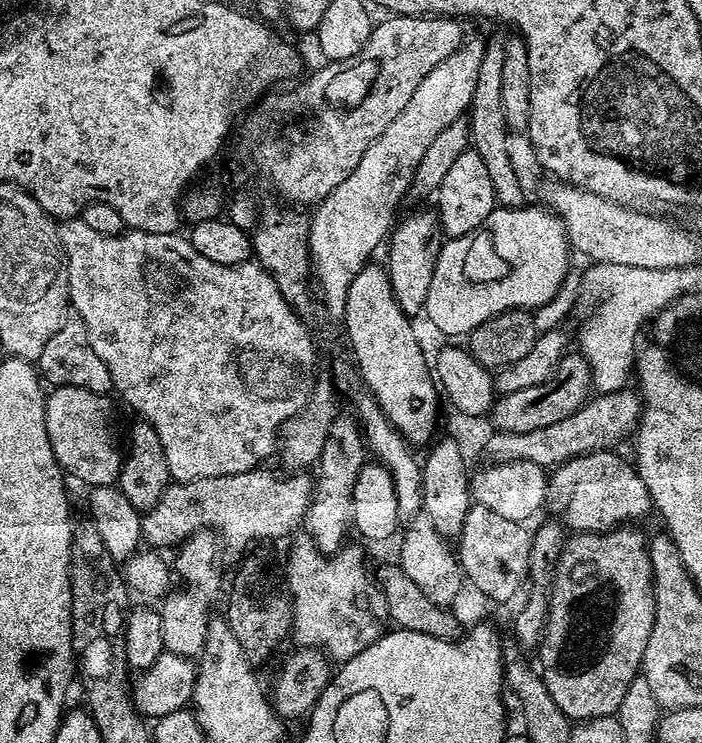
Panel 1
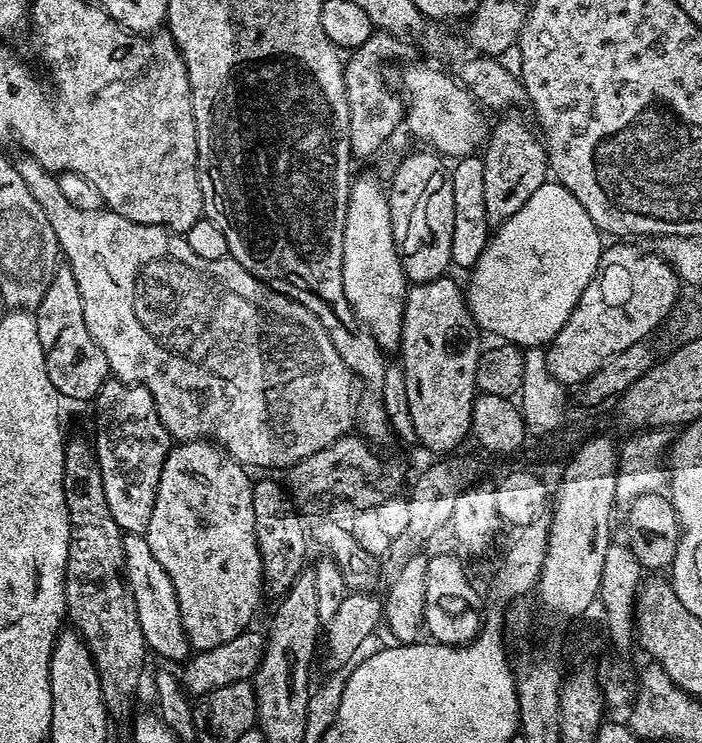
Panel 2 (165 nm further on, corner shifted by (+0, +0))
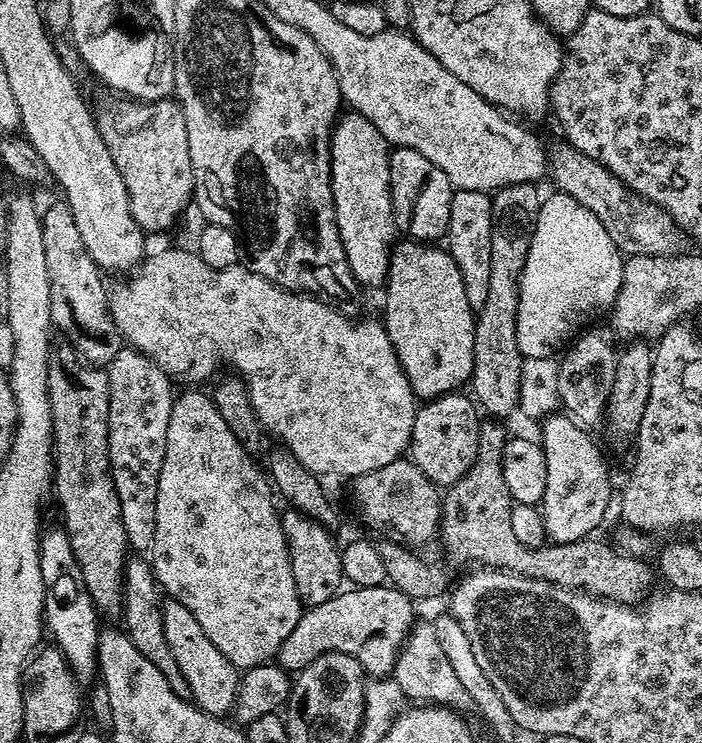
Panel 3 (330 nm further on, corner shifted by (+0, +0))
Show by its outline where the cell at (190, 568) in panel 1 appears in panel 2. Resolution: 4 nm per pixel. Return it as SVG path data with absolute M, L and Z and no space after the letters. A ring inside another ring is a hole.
M189 441L180 442L175 446L169 447L168 457L162 466L162 478L158 482L158 494L154 502L154 514L150 514L150 526L147 530L150 550L154 558L158 558L158 566L170 574L170 582L174 582L174 590L178 598L178 610L182 614L182 626L184 632L188 635L189 645L193 649L209 652L214 646L222 646L230 642L234 637L239 636L241 632L249 627L252 615L256 612L256 607L260 604L260 587L265 587L266 581L263 574L263 560L259 556L258 542L255 540L254 532L254 511L252 485L253 481L248 480L249 473L244 465L237 464L231 460L227 453L208 442Z

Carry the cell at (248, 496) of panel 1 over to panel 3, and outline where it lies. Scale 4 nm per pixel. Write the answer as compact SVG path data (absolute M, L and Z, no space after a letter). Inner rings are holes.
M401 458L390 462L390 466L382 466L373 472L367 472L361 476L355 477L351 481L352 484L352 500L356 503L356 512L364 519L363 527L370 529L371 526L381 527L385 525L396 525L396 529L402 533L403 537L412 539L416 546L424 546L429 543L428 534L434 526L439 526L441 513L441 497L436 494L438 492L437 485L426 478L426 474L422 474L422 470L411 459Z

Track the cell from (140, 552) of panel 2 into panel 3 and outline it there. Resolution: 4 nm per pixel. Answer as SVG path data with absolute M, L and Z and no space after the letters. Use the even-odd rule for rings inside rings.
M171 598L165 599L160 610L166 646L170 646L170 654L174 654L174 662L178 662L182 678L186 678L188 696L192 703L206 714L227 717L236 706L241 673L232 665L230 658L226 658L226 654L222 654L222 650L218 650L218 646L214 646L210 638L206 638L206 630L198 626L198 618L194 618L194 614L190 614L190 610L182 606L182 602Z

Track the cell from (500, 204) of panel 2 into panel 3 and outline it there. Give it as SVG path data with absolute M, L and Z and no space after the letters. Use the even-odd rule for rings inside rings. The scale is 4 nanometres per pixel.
M535 183L506 185L492 196L490 294L486 294L486 302L475 313L474 366L470 381L475 403L489 417L505 418L515 413L520 403L525 357L518 350L518 294L522 266L526 266L526 254L530 254L530 238L534 238L542 203L538 188Z

